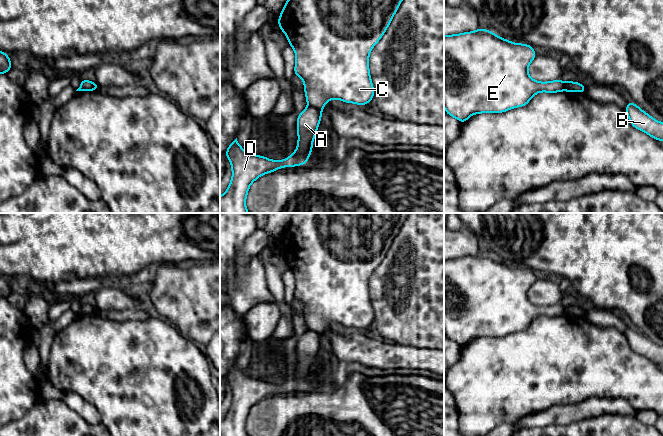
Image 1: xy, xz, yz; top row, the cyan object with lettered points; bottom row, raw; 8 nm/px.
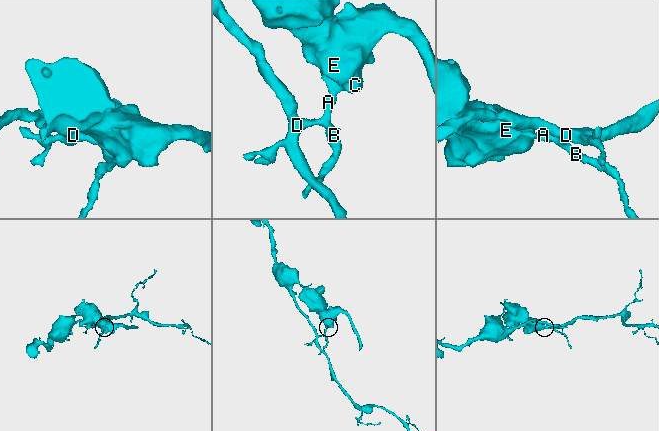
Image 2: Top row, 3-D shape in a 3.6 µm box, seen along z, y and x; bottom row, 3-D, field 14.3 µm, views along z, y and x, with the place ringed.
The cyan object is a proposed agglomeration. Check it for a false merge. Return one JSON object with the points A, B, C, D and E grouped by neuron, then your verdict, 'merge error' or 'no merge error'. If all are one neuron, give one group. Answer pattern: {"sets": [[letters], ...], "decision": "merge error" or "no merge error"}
{"sets": [["A", "B", "D"], ["C", "E"]], "decision": "merge error"}

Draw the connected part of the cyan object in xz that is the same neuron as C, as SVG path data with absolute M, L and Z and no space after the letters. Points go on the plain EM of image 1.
M292 213L290 222L286 225L279 239L278 249L280 254L285 257L289 269L295 276L294 298L304 305L305 321L309 330L322 335L330 323L339 323L345 327L354 327L361 330L372 325L374 321L374 311L369 295L369 278L386 256L386 253L390 249L408 214L409 213Z

